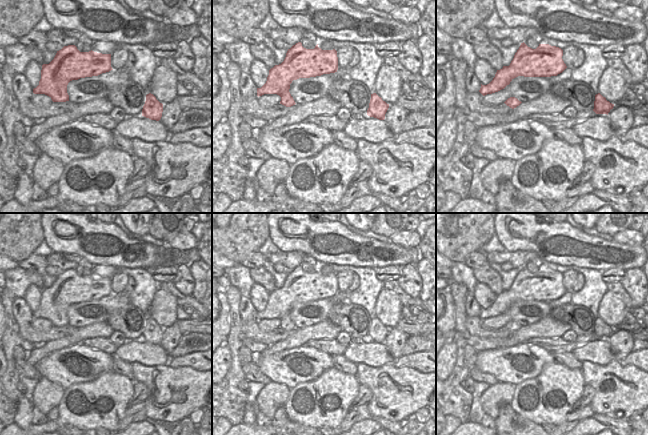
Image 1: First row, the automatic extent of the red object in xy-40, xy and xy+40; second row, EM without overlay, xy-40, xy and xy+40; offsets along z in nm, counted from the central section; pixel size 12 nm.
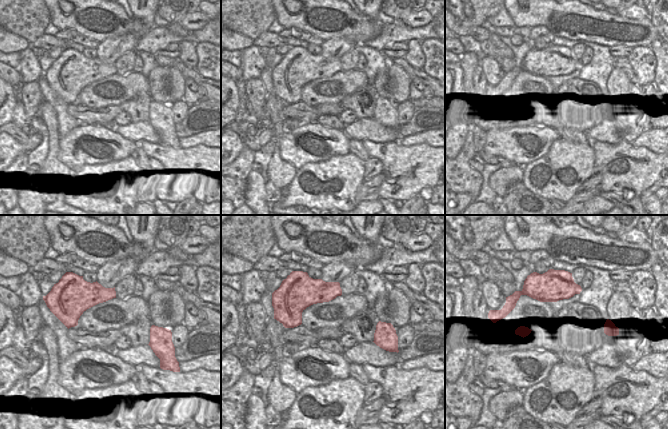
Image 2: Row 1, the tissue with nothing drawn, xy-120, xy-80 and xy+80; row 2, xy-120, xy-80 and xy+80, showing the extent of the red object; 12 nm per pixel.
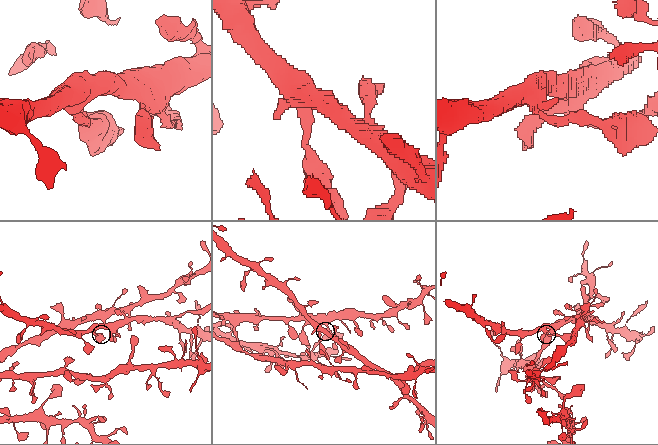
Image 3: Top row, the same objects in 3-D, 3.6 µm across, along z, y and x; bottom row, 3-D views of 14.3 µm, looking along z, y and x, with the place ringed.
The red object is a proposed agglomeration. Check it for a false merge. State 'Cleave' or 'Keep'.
Keep

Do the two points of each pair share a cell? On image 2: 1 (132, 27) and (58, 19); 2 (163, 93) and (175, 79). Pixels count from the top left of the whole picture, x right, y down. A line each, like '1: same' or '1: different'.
1: same
2: different

